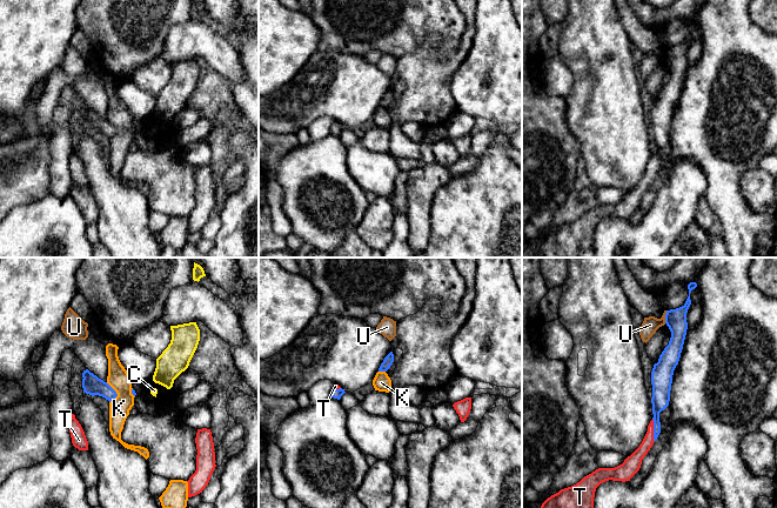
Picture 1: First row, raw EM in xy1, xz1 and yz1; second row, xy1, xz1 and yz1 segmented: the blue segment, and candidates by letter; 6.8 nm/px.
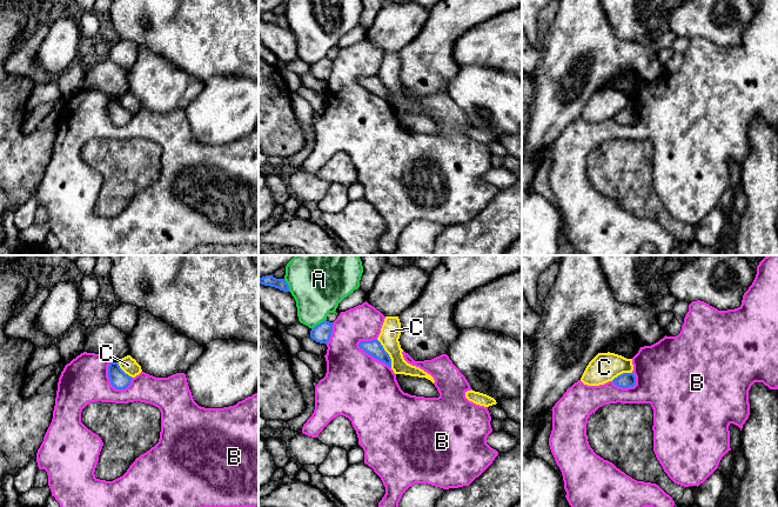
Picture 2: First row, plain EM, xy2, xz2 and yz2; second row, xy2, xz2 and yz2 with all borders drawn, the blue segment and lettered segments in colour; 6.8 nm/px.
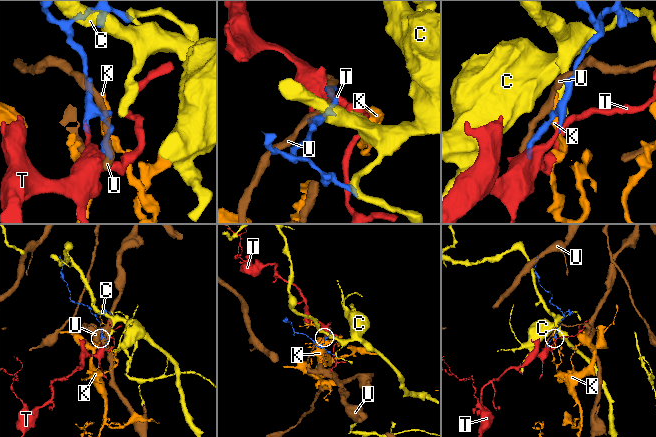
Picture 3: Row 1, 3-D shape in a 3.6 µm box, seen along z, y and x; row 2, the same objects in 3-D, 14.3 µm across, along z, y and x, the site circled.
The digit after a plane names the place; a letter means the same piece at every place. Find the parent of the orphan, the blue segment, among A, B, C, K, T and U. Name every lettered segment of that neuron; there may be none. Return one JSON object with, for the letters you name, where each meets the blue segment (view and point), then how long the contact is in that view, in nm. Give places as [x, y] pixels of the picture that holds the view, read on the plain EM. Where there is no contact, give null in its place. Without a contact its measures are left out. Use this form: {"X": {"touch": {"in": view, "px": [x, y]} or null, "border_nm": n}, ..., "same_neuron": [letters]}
{"T": {"touch": {"in": "yz1", "px": [654, 167]}, "border_nm": 160}, "same_neuron": ["T"]}

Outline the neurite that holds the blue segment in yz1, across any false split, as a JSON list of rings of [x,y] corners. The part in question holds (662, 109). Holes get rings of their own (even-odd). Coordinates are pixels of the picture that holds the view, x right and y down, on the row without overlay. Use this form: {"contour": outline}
{"contour": [[[690,19],[685,40],[679,45],[667,47],[665,60],[671,68],[671,74],[651,108],[654,154],[639,183],[622,201],[615,205],[598,205],[576,221],[548,234],[538,246],[535,258],[595,258],[596,225],[609,216],[630,218],[639,207],[642,196],[661,169],[659,149],[669,142],[672,112],[678,101],[688,66],[686,49],[691,41],[690,29],[696,24],[696,19]]]}

